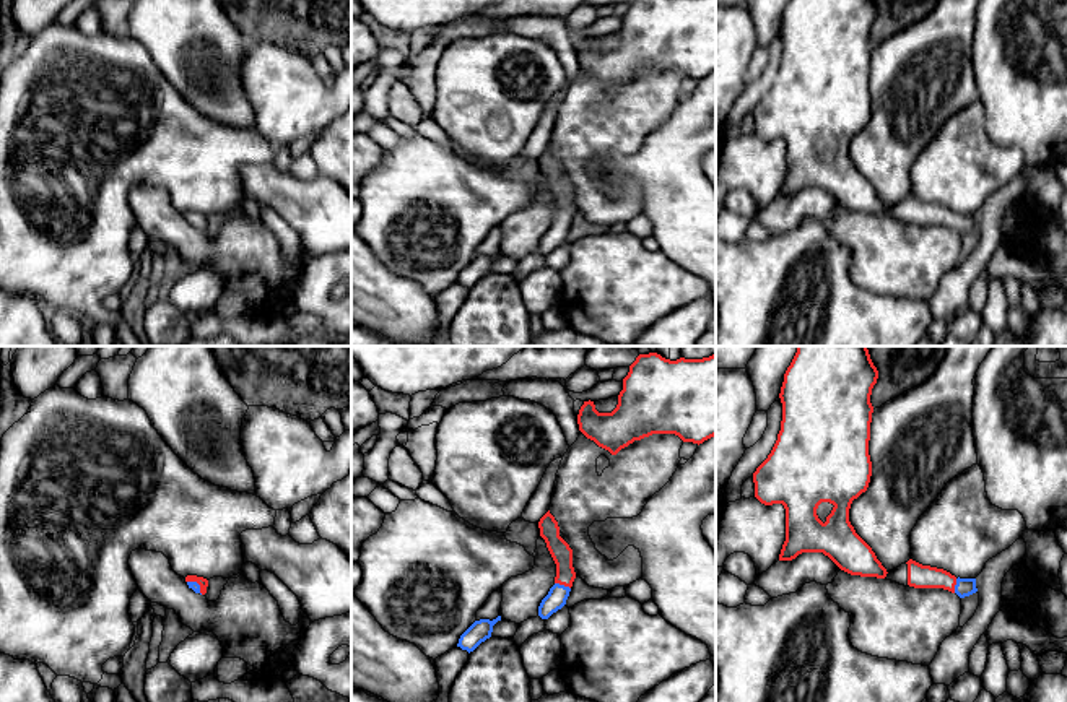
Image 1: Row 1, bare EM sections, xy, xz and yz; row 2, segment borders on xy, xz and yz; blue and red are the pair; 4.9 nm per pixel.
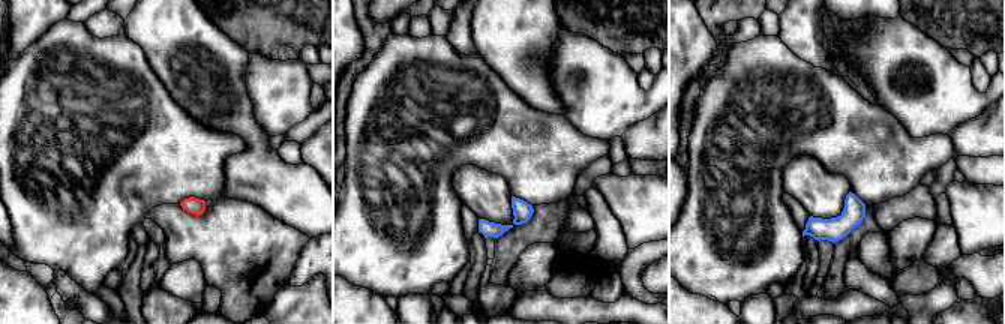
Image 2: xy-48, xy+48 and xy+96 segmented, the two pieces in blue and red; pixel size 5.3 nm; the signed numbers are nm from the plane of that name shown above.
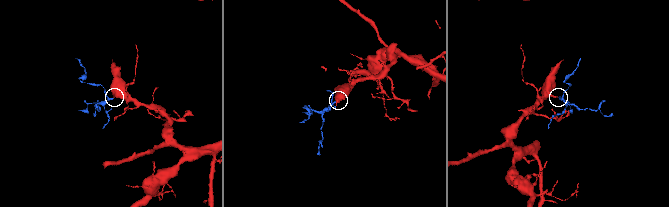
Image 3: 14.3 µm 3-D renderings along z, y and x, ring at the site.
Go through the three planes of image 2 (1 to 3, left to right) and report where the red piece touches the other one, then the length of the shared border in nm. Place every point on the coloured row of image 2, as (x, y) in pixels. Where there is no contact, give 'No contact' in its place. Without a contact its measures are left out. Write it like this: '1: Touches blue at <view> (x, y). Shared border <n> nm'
1: No contact
2: No contact
3: No contact

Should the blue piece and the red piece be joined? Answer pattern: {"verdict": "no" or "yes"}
{"verdict": "yes"}

